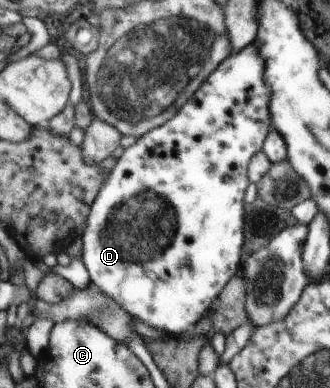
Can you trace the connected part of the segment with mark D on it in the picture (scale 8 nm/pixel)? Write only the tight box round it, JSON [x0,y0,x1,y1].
[80,42,271,335]

